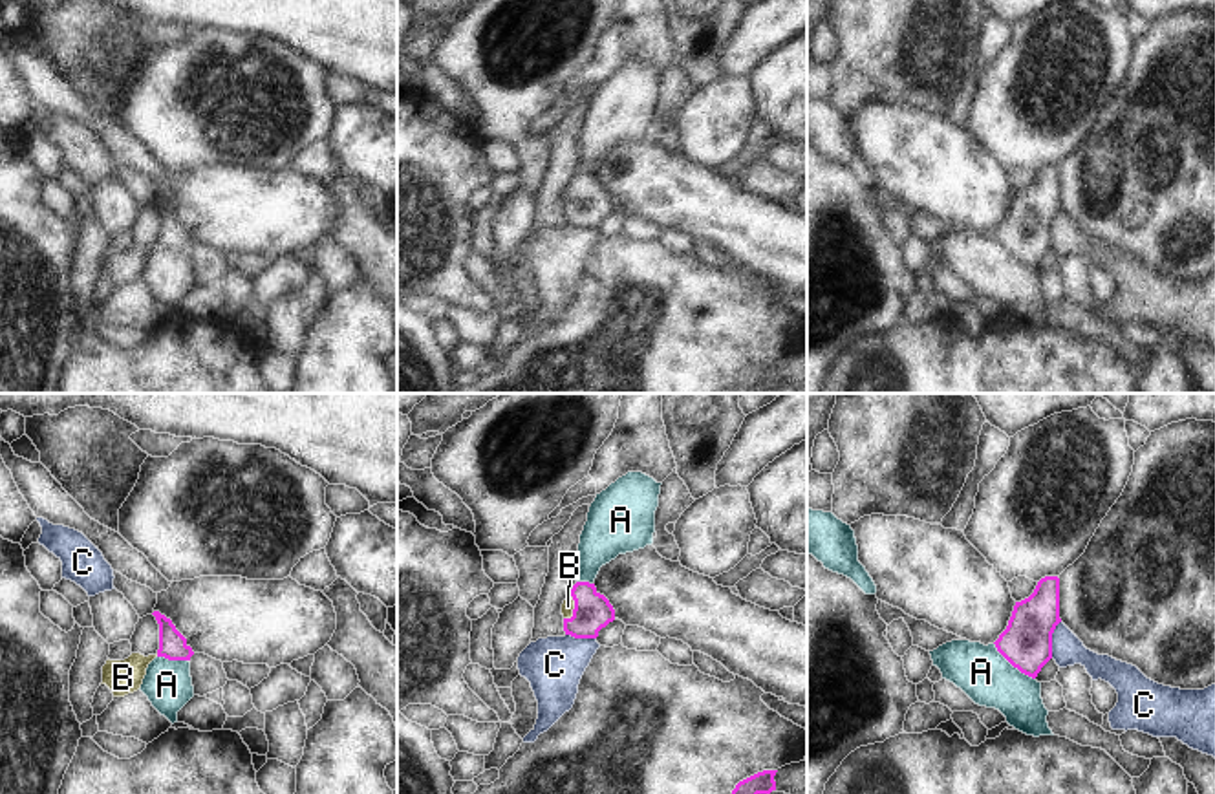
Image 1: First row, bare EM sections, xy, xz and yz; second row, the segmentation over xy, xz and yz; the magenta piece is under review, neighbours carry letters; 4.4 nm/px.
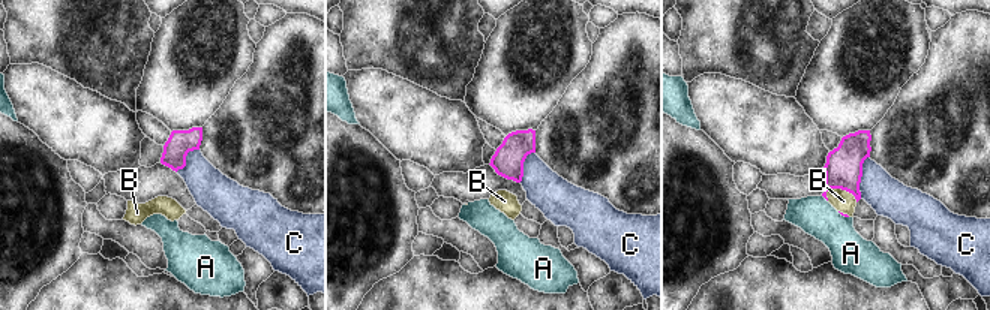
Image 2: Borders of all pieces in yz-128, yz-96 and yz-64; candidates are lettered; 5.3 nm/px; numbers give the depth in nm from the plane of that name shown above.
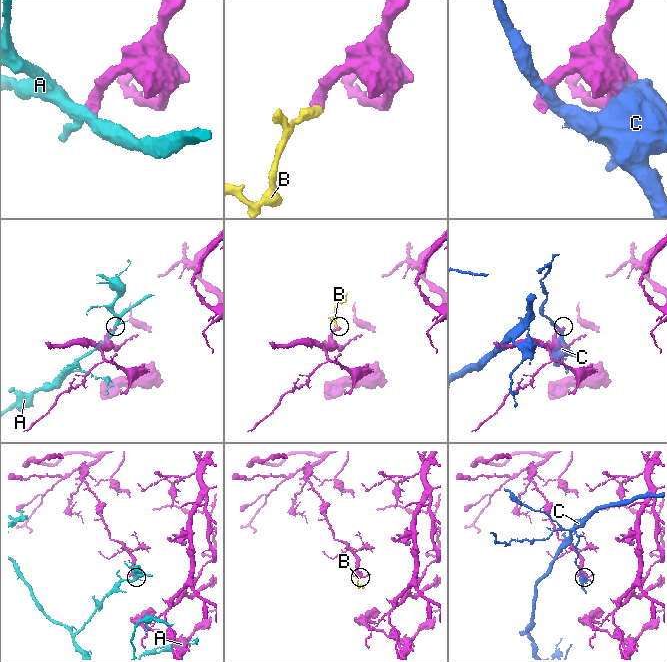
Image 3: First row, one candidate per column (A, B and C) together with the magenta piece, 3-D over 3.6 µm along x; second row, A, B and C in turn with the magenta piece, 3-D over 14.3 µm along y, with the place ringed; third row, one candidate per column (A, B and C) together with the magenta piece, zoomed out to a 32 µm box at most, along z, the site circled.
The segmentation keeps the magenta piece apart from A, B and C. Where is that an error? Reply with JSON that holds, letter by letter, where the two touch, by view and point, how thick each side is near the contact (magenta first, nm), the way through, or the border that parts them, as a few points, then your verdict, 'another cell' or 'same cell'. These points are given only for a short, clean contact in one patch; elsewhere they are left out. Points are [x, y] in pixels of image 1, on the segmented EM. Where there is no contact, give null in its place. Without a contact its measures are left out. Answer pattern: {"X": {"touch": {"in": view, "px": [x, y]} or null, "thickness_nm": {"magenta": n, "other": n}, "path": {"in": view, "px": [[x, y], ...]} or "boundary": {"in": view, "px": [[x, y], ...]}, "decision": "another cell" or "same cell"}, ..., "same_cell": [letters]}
{"A": {"touch": {"in": "yz", "px": [1012, 665]}, "thickness_nm": {"magenta": 220, "other": 240}, "boundary": {"in": "yz", "px": [[994, 643], [1014, 666], [1034, 679]]}, "decision": "another cell"}, "B": {"touch": {"in": "xz", "px": [573, 610]}, "thickness_nm": {"magenta": 160, "other": 60}, "path": {"in": "xz", "px": [[593, 611], [573, 610], [568, 606]]}, "decision": "same cell"}, "C": {"touch": {"in": "yz", "px": [1051, 639]}, "thickness_nm": {"magenta": 220, "other": 140}, "decision": "another cell"}, "same_cell": ["B"]}

